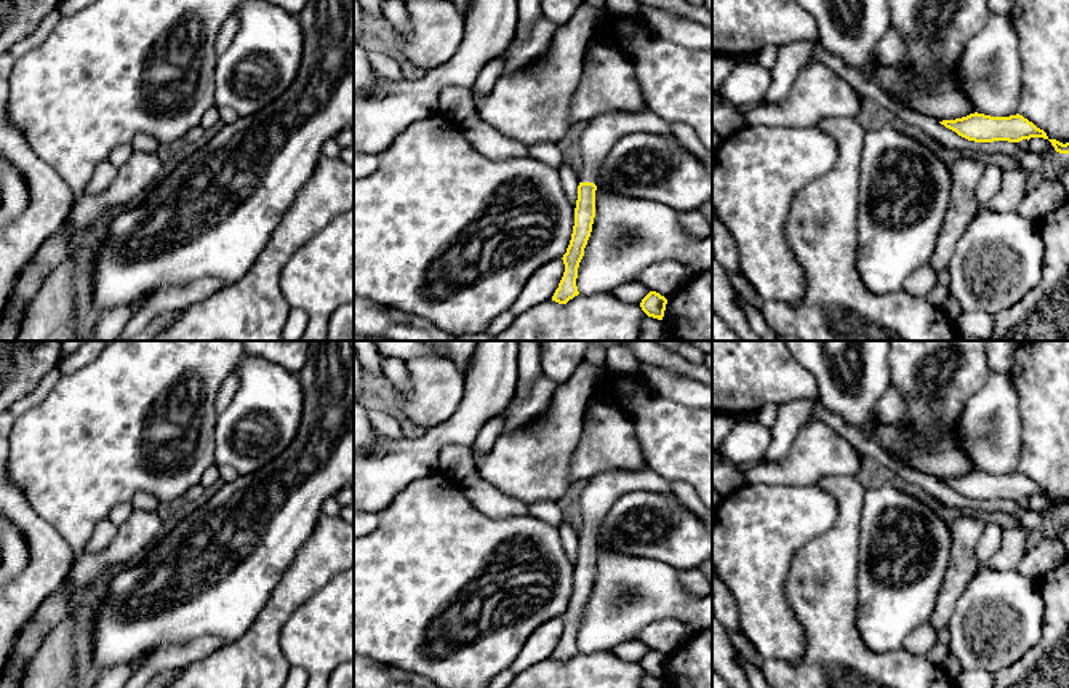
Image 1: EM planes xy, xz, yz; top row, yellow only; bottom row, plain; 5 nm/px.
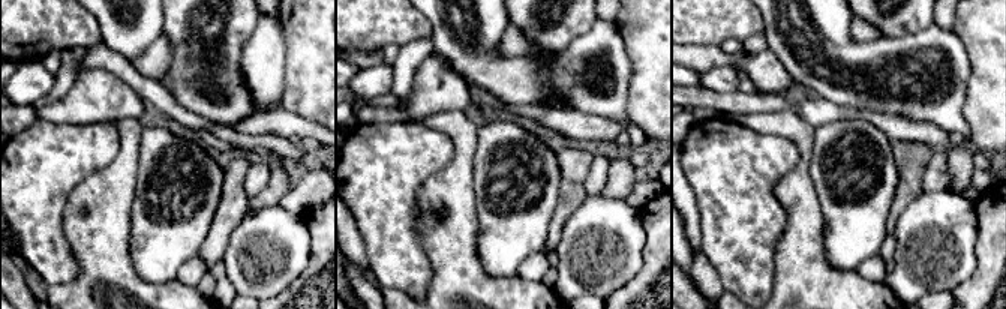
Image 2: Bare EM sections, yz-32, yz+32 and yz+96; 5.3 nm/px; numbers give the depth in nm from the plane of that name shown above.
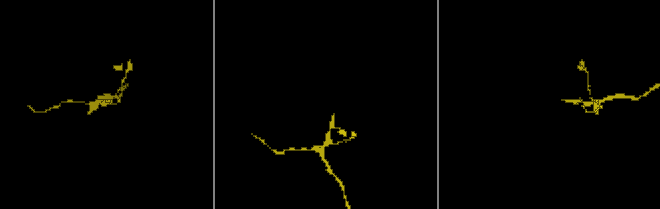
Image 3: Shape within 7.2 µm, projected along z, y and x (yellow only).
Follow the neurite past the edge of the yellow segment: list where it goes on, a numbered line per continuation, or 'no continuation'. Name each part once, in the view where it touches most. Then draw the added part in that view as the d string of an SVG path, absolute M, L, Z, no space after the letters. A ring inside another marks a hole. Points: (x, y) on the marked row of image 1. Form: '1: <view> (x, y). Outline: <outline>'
1: xz (599, 135). Outline: M651 110L643 114L602 112L583 130L579 141L579 182L594 182L599 163L607 157L615 141L629 133L659 134L675 141L669 123Z

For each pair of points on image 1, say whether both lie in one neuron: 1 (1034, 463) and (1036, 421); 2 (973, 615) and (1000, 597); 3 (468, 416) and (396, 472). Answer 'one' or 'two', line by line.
1: one
2: one
3: one

